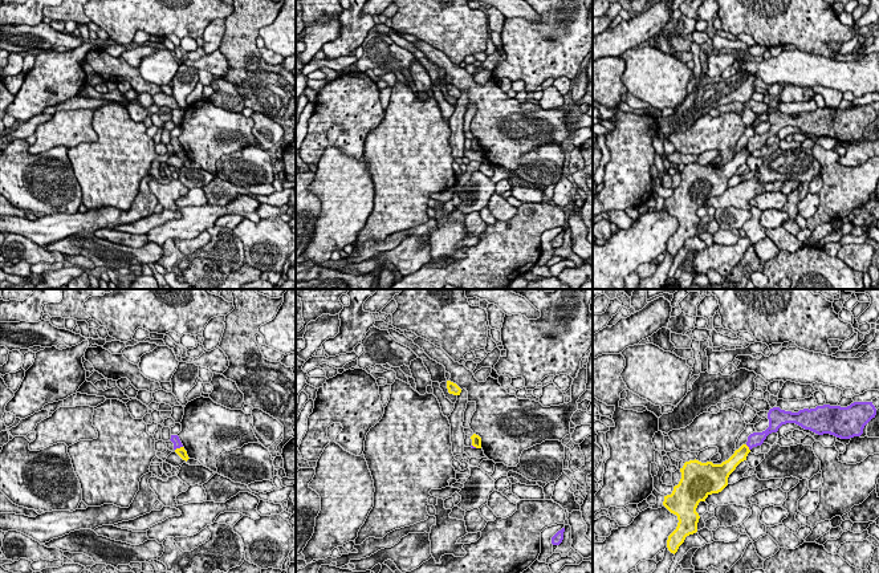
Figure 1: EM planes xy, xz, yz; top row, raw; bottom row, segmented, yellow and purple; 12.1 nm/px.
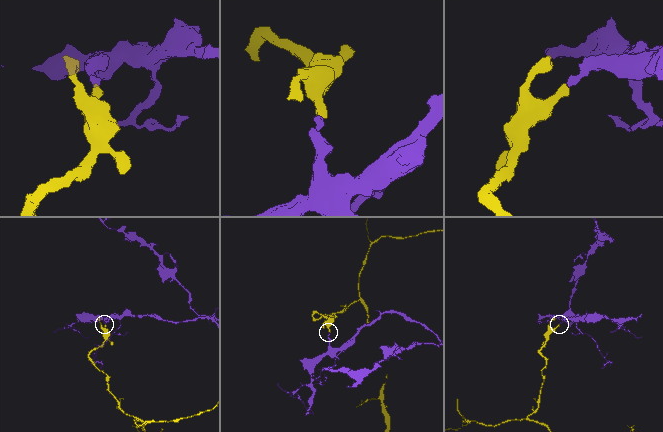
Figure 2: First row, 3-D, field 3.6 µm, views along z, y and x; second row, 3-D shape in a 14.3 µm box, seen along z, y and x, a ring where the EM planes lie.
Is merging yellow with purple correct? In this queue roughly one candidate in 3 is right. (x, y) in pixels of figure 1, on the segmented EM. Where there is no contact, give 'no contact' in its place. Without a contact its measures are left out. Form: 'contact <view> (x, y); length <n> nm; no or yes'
contact xy (178, 448); length 110 nm; no

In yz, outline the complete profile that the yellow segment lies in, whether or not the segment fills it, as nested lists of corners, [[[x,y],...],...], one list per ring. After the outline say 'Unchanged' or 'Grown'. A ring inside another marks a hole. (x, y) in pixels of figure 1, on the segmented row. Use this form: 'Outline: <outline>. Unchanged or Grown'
Outline: [[[742,444],[734,454],[721,464],[712,462],[701,463],[699,460],[685,462],[680,468],[681,479],[674,487],[671,495],[664,496],[663,505],[677,516],[677,527],[668,536],[667,548],[676,553],[685,537],[697,532],[699,513],[696,508],[700,501],[712,493],[721,492],[728,485],[729,475],[736,467],[746,460],[750,452],[746,444]]]. Unchanged

